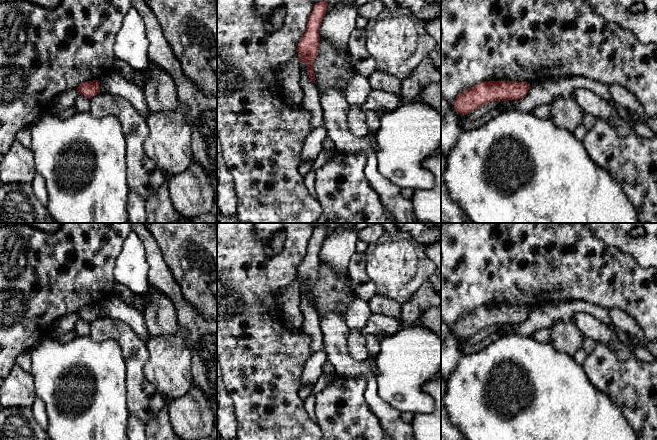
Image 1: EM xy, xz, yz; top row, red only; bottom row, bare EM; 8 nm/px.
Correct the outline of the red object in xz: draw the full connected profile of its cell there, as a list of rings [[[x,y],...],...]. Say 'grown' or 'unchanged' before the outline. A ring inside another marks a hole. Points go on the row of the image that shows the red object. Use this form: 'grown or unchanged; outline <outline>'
unchanged; outline [[[327,0],[314,4],[313,11],[308,18],[306,31],[297,45],[300,65],[302,62],[307,65],[309,78],[313,83],[315,83],[313,63],[318,55],[320,41],[319,28],[327,12],[327,5]]]

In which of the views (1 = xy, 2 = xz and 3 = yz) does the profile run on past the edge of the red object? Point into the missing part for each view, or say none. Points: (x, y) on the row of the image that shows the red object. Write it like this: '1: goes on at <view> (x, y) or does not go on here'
1: does not go on here
2: does not go on here
3: does not go on here

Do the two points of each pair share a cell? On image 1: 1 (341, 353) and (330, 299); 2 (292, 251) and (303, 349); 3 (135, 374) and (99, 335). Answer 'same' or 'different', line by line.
1: different
2: same
3: same

